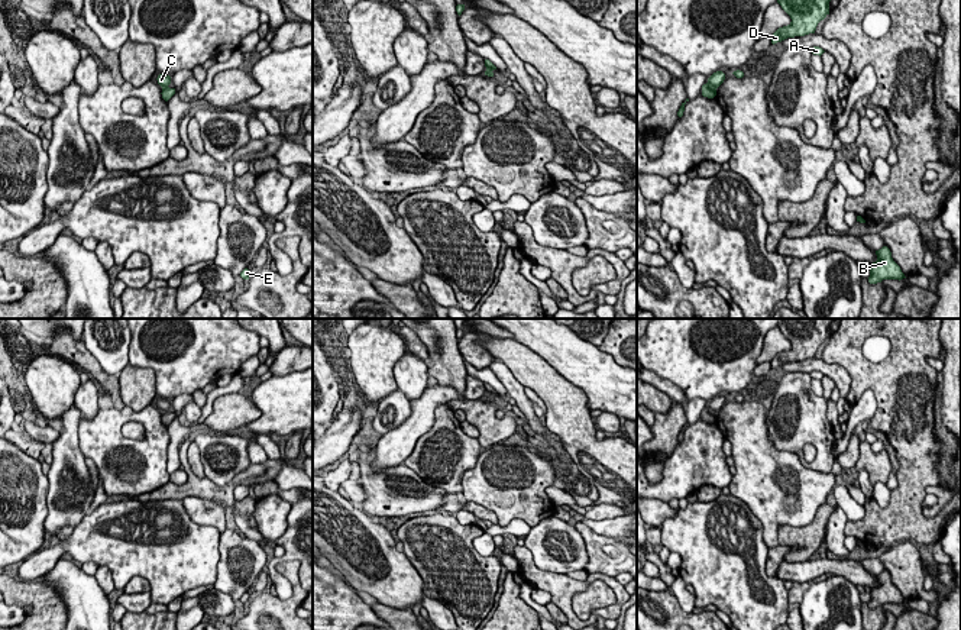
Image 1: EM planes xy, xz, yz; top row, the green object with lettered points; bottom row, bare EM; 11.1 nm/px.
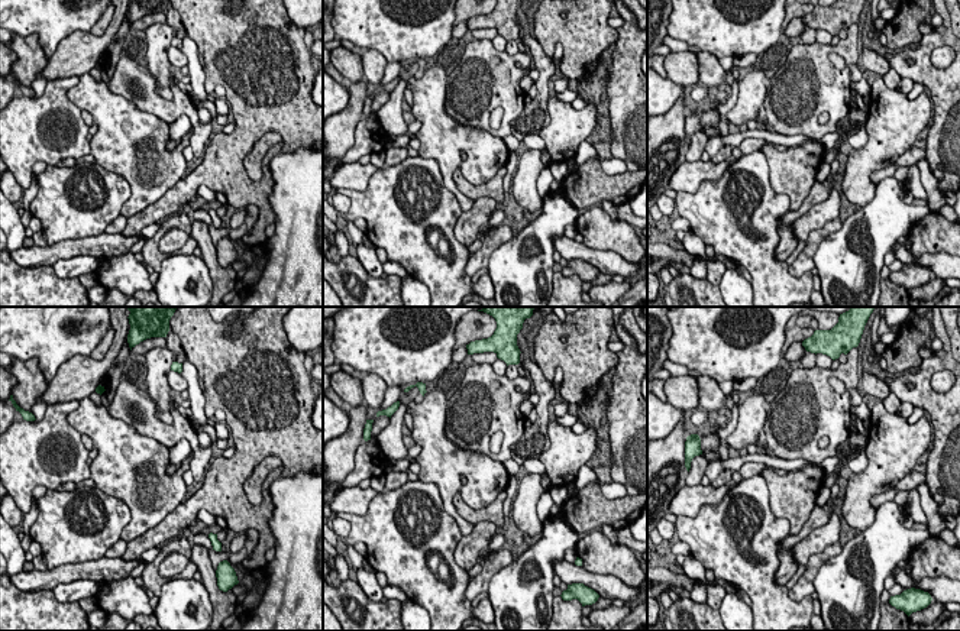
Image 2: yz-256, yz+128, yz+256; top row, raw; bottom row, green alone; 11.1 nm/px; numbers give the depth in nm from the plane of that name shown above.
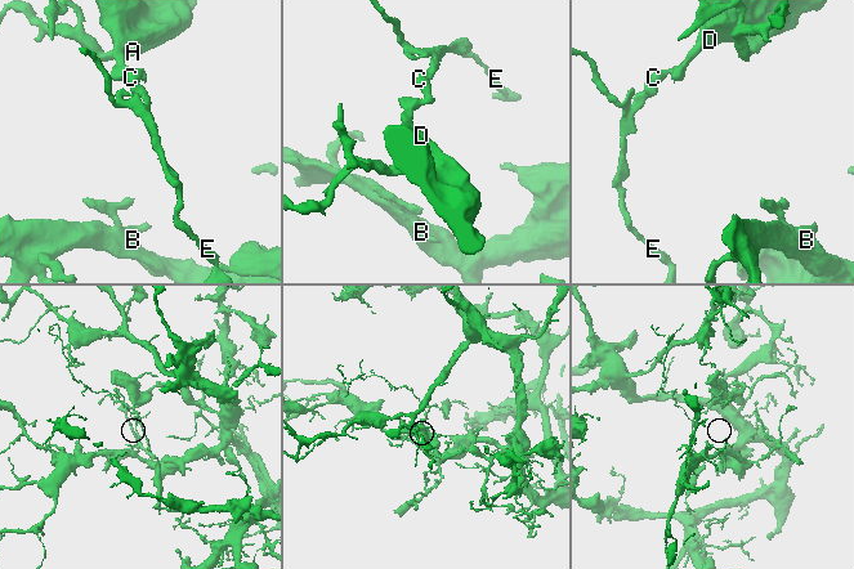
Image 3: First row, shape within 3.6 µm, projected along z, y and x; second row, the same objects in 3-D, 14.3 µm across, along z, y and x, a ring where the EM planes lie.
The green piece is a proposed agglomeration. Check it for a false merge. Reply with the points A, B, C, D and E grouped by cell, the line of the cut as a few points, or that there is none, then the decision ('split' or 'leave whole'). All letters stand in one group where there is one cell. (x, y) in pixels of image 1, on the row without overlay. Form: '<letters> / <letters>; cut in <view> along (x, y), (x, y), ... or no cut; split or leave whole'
A B C D / E; cut in yz along (708, 406), (715, 414); split

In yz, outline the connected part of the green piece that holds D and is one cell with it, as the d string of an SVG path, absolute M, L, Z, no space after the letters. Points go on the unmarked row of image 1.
M779 319L777 327L790 340L787 350L779 352L771 368L787 362L815 358L816 350L829 339L829 326L835 319Z

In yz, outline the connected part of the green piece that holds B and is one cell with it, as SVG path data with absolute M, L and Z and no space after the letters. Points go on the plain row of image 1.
M887 571L876 575L877 585L870 592L870 608L881 607L883 604L903 604L906 602L900 591L893 585L892 576Z

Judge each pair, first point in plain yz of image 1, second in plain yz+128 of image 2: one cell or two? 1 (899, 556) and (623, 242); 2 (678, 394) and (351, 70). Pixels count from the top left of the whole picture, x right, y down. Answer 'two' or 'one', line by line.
1: one
2: two

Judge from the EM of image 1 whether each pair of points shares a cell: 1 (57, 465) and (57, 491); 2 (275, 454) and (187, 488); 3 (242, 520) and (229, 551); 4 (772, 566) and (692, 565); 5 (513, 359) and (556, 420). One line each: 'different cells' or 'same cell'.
1: same cell
2: different cells
3: different cells
4: different cells
5: same cell

